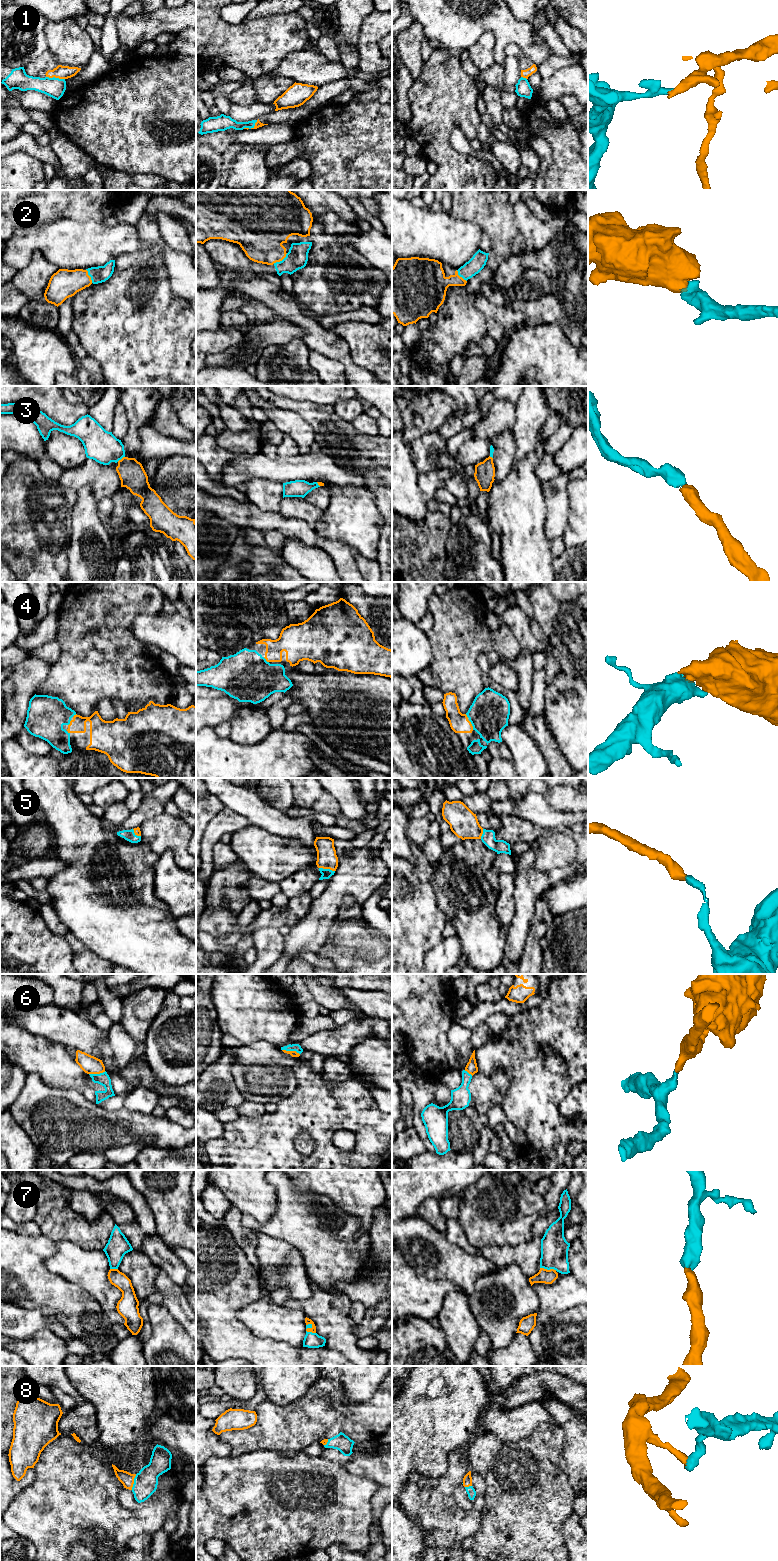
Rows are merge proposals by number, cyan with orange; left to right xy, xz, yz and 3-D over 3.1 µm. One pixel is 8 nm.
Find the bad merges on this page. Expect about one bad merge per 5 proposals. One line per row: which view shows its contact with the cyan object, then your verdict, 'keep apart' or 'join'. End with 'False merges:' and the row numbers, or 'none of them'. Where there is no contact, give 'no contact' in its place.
1: contact in xy; keep apart
2: contact in xz; join
3: contact in xy; join
4: contact in yz; join
5: contact in xz; join
6: contact in xz; join
7: contact in yz; join
8: contact in xy; join
False merges: 1

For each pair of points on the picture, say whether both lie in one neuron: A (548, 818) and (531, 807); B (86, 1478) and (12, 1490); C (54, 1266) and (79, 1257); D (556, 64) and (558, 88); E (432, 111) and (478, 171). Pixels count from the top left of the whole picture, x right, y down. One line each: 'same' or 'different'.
A: same
B: different
C: same
D: different
E: same

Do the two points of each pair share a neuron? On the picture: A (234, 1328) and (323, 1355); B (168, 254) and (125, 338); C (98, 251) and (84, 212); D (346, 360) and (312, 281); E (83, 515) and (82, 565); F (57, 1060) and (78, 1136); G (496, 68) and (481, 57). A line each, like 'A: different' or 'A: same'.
A: same
B: different
C: different
D: different
E: same
F: different
G: different

